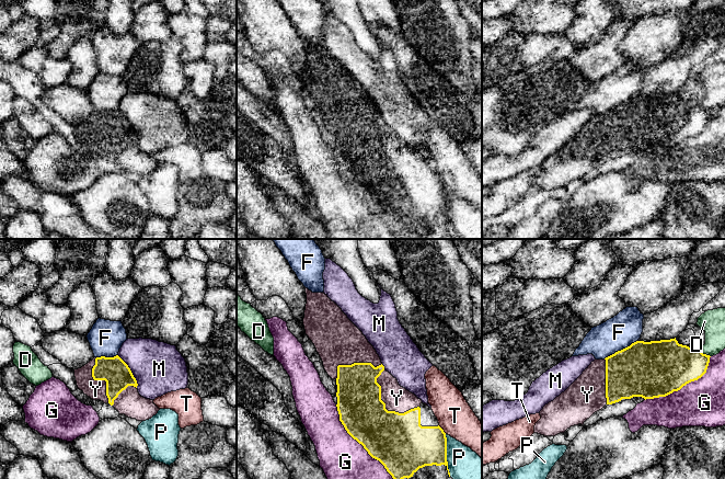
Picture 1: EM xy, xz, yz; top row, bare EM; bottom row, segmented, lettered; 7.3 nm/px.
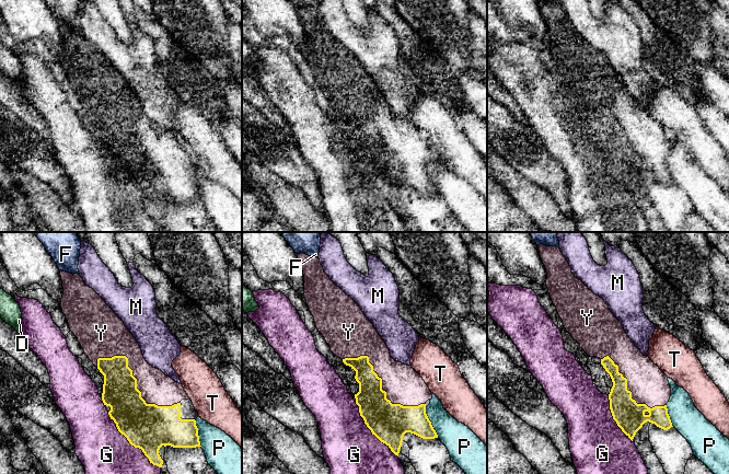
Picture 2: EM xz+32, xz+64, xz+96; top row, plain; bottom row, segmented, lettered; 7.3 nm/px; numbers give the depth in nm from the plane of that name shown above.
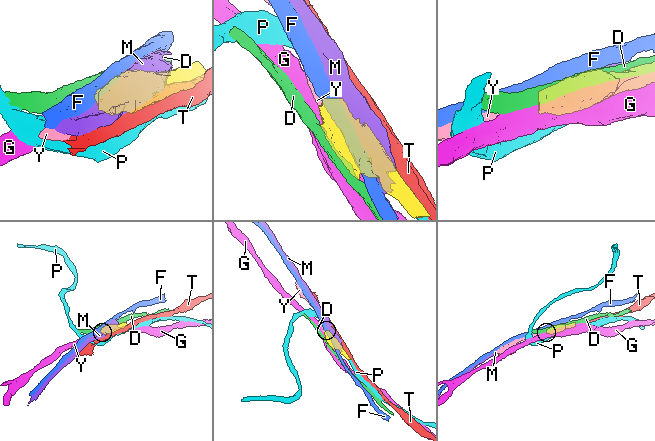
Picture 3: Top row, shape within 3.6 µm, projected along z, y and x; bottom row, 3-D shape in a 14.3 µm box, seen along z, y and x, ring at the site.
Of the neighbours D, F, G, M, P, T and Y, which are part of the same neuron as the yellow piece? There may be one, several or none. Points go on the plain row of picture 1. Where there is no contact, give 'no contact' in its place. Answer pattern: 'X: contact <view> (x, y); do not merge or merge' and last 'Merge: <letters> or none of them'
D: contact yz (705, 109); do not merge
F: contact yz (621, 104); do not merge
G: contact xz (361, 198); do not merge
M: contact xy (130, 126); do not merge
P: contact xz (446, 209); do not merge
T: contact xz (442, 184); do not merge
Y: contact xz (384, 160); merge
Merge: Y

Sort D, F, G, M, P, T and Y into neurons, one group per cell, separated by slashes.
D / F / G / M / P / T / Y

